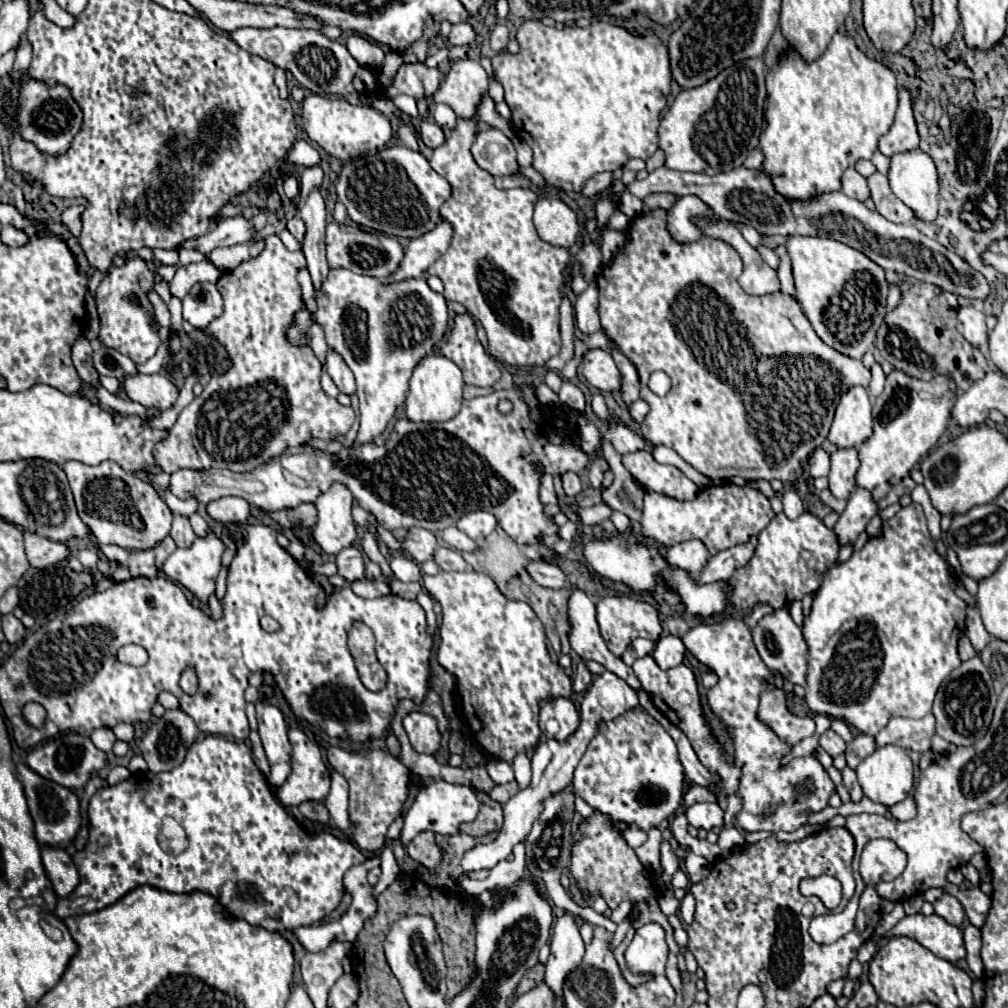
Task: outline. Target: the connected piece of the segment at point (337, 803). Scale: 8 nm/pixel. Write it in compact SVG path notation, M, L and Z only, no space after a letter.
M332 772L330 780L332 780L332 788L330 788L330 794L328 794L324 806L328 808L334 824L350 838L352 824L350 824L350 816L348 816L348 784L346 784L344 776L338 772Z

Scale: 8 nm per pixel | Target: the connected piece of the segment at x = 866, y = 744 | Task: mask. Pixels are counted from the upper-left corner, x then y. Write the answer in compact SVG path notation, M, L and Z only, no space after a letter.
M858 734L846 748L846 764L850 768L856 768L870 752L876 750L876 744L874 744L874 738L872 736L866 736L866 734Z

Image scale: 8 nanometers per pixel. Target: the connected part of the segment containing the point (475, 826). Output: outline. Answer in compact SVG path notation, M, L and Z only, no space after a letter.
M476 792L476 796L480 802L480 812L474 822L460 824L460 828L466 832L472 832L472 834L476 832L474 836L484 836L484 834L492 832L492 828L488 828L488 826L502 826L502 806L498 802L494 802L486 792Z

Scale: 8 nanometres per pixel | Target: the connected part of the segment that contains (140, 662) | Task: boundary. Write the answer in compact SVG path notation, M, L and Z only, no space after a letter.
M128 644L128 646L122 646L118 652L116 652L116 658L122 662L122 664L132 664L132 666L144 666L148 662L148 652L138 646L138 644Z

